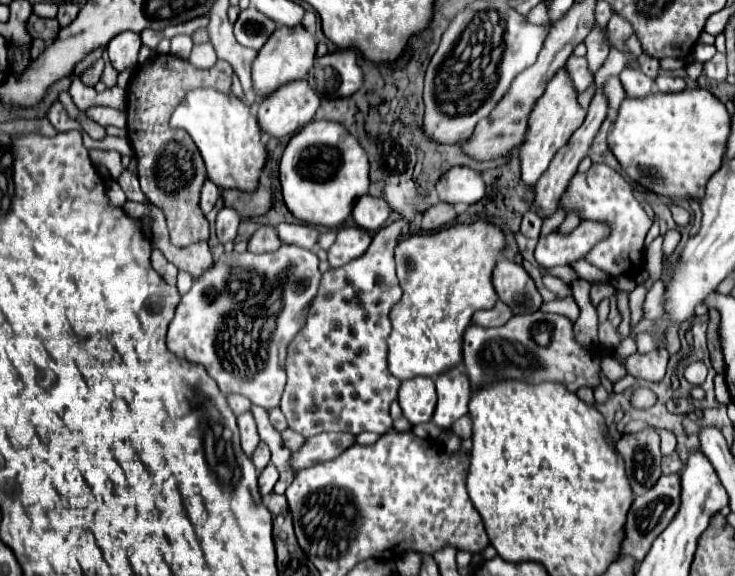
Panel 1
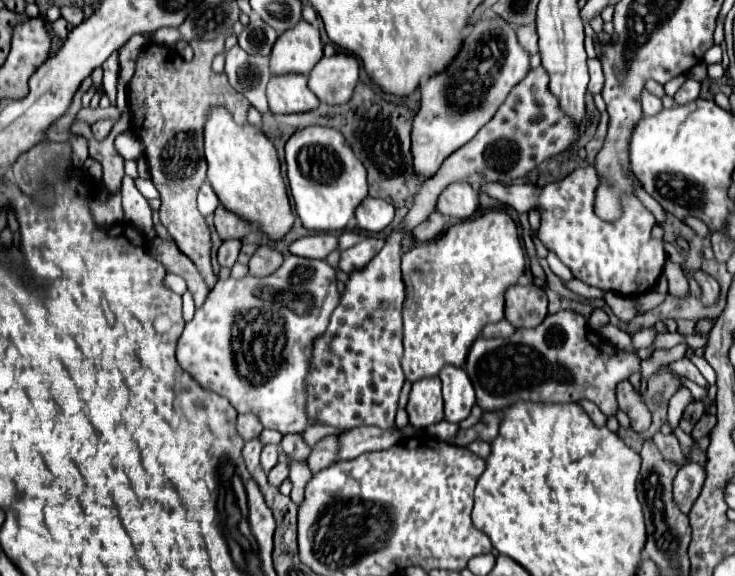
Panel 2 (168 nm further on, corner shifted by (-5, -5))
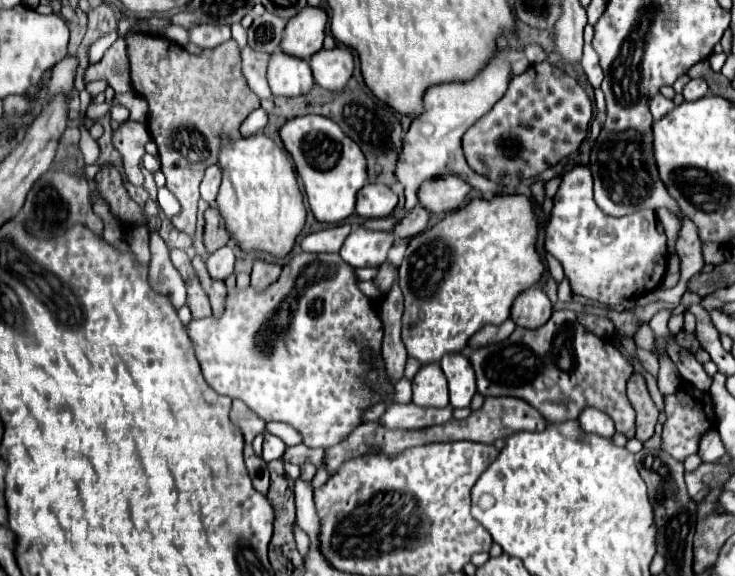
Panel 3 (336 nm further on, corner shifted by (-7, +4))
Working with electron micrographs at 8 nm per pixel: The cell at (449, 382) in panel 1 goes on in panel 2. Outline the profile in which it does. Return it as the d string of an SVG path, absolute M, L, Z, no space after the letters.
M442 368L444 414L448 422L462 422L474 406L474 388L464 368Z

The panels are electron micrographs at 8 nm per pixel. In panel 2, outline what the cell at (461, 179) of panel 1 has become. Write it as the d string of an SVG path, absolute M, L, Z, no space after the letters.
M450 184L448 188L442 190L436 210L444 216L444 218L456 218L456 220L464 220L470 218L478 208L478 192L466 184Z

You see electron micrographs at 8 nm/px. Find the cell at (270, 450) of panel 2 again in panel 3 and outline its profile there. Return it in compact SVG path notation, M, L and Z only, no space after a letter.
M264 433L264 449L262 449L262 457L264 461L274 461L274 459L280 459L282 453L286 451L286 445L280 437L272 435L272 433Z

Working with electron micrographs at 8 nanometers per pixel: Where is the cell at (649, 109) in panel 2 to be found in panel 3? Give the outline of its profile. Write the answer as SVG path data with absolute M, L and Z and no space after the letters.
M654 95L652 99L650 99L650 111L652 111L652 115L654 115L654 119L660 119L660 117L664 117L668 111L672 111L674 109L674 103L670 101L670 99L666 99L664 95Z

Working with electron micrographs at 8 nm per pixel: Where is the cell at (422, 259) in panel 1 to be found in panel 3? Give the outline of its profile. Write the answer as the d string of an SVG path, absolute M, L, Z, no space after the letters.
M496 195L490 201L472 199L466 207L448 213L434 227L410 239L400 265L400 289L404 295L402 341L408 355L422 365L436 363L444 353L462 353L474 333L484 325L502 325L518 293L532 287L544 271L536 251L536 215L524 195Z

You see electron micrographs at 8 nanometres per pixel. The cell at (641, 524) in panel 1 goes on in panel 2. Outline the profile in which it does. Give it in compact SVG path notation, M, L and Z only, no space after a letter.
M686 462L674 478L674 500L684 514L690 512L694 500L698 498L706 472L696 462Z

